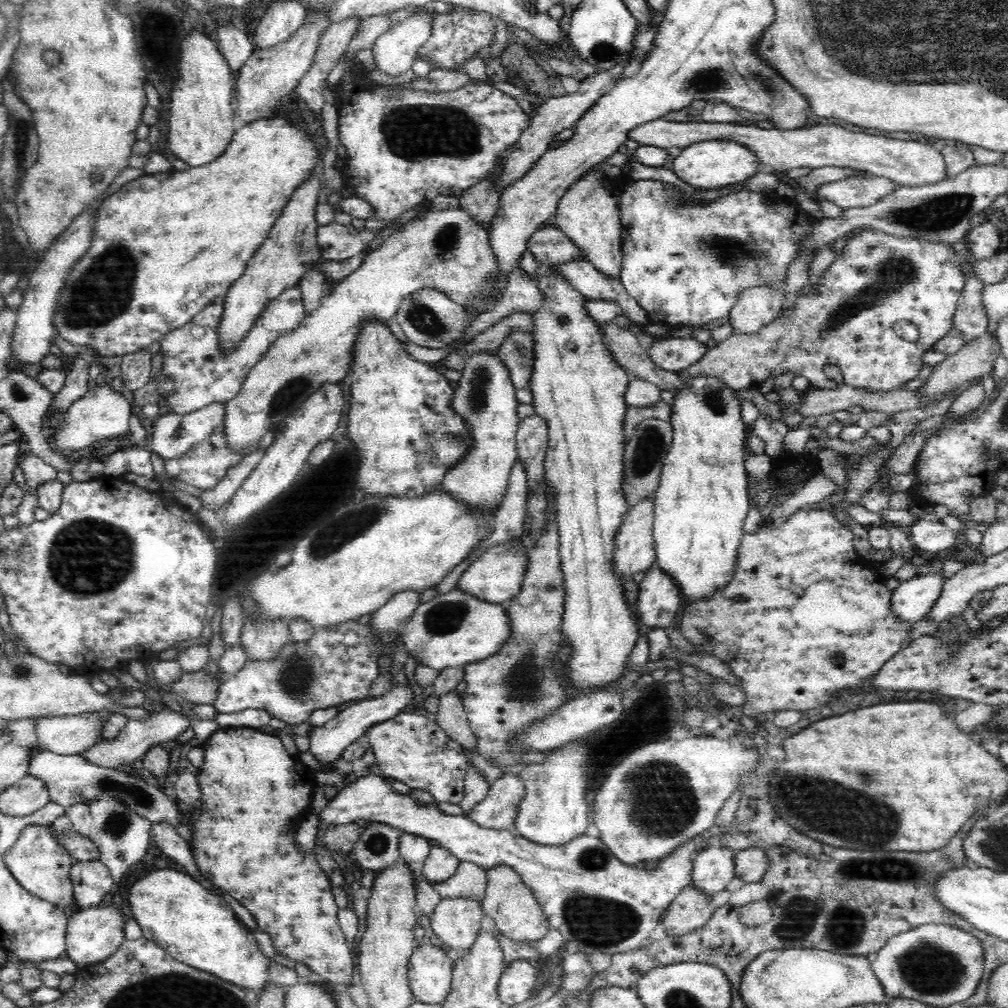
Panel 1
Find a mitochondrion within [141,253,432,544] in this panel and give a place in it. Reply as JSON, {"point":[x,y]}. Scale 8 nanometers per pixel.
{"point":[291,393]}

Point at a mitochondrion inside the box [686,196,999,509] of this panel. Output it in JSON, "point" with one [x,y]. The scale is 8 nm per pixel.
{"point":[890,277]}

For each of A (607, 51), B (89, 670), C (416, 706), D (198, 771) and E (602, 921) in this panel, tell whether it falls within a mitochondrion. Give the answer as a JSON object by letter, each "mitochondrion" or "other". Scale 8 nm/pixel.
{"A":"mitochondrion","B":"other","C":"other","D":"other","E":"mitochondrion"}

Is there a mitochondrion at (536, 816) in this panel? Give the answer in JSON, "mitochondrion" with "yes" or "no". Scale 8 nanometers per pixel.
{"mitochondrion":"yes"}

